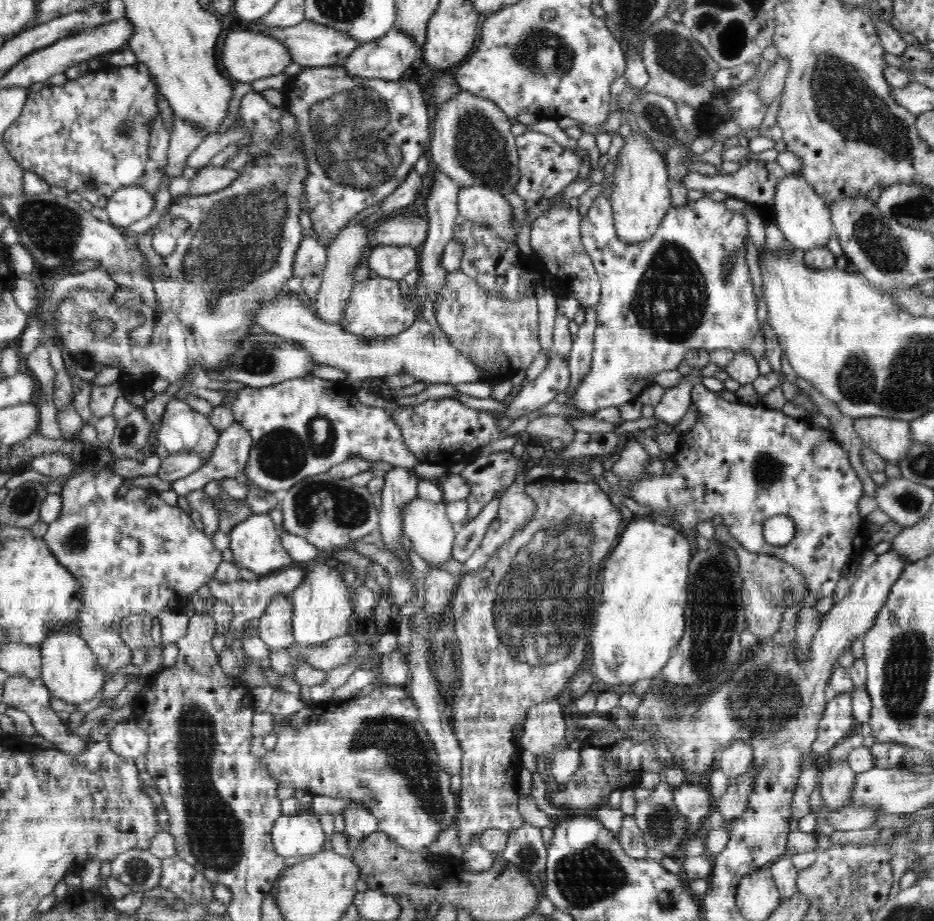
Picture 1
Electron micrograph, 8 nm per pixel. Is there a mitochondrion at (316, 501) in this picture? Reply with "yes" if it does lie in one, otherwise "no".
yes

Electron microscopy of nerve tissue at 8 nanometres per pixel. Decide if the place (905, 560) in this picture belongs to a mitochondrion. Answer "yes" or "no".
no

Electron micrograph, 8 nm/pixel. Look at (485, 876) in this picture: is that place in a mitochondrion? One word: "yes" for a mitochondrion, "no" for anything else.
no

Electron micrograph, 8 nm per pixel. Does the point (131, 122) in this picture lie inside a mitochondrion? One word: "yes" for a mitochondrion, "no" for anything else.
yes

